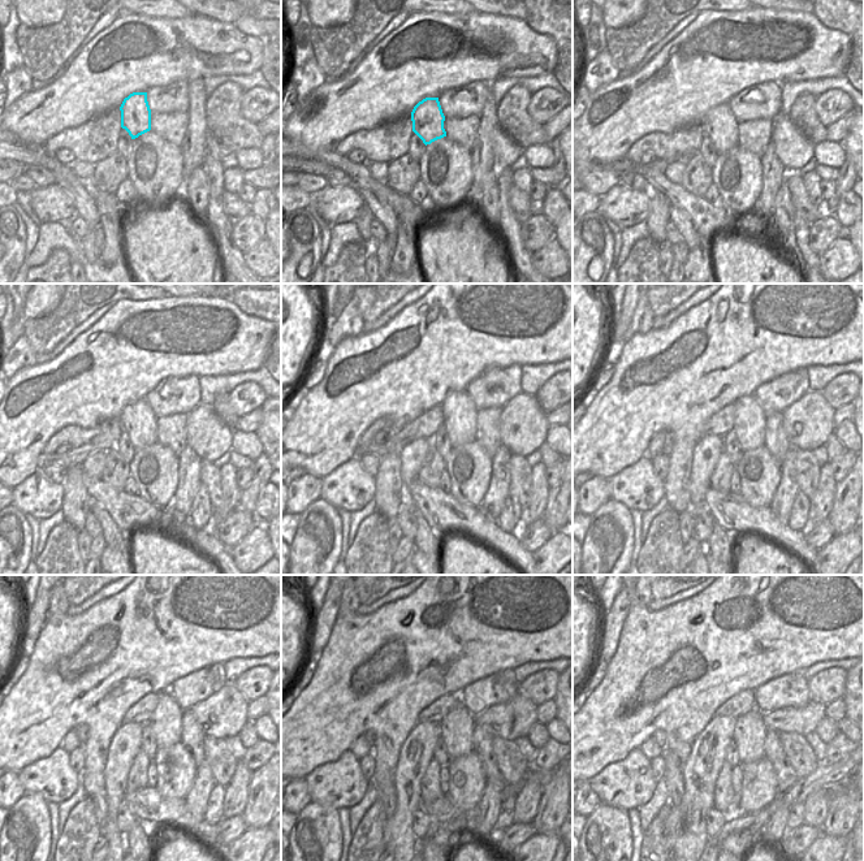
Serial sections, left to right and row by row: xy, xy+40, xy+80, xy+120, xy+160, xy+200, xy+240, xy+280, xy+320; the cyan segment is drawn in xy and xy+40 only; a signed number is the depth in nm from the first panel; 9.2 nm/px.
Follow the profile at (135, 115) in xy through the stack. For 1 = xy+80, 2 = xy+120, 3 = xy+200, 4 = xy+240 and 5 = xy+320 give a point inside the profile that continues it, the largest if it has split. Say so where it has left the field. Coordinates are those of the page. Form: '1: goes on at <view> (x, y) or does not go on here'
1: goes on at xy+80 (720, 124)
2: goes on at xy+120 (138, 419)
3: goes on at xy+200 (750, 435)
4: goes on at xy+240 (167, 727)
5: goes on at xy+320 (750, 732)

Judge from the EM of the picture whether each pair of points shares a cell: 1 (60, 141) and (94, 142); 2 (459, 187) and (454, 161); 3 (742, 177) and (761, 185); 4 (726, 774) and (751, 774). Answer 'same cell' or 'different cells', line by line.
1: same cell
2: same cell
3: same cell
4: different cells

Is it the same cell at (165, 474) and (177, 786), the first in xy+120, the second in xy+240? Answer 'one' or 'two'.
one

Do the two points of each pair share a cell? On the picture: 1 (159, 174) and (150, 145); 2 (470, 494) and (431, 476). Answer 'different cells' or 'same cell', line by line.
1: same cell
2: different cells

